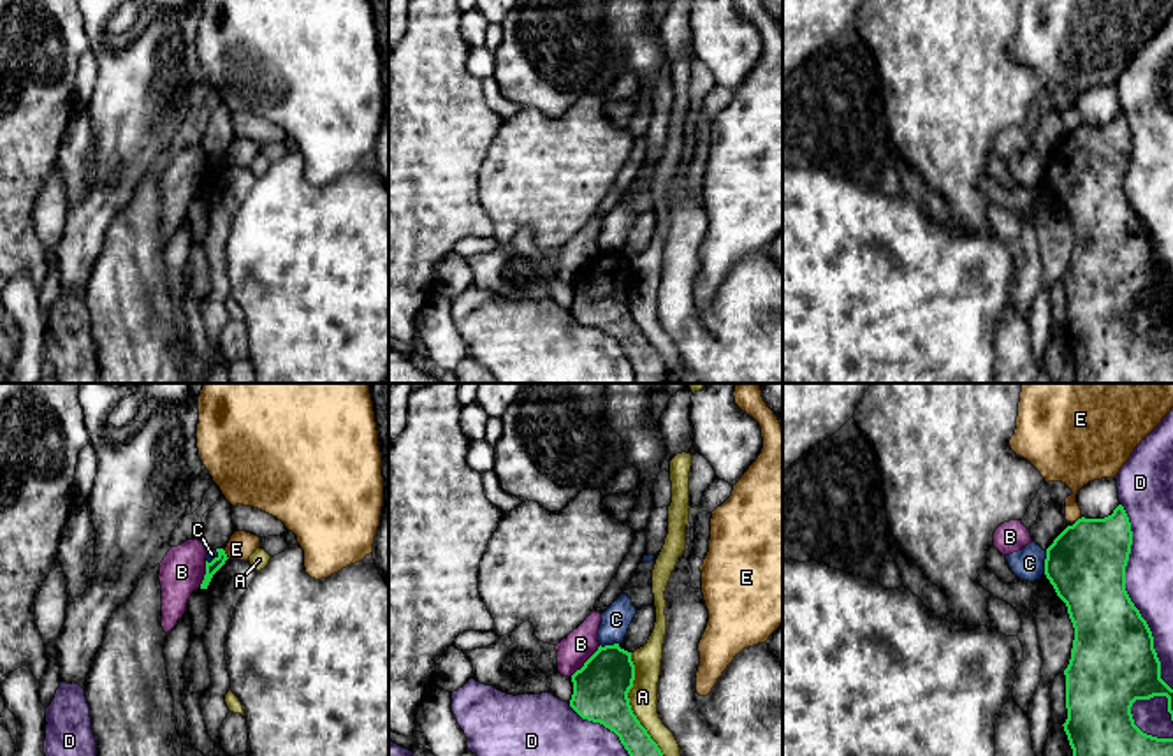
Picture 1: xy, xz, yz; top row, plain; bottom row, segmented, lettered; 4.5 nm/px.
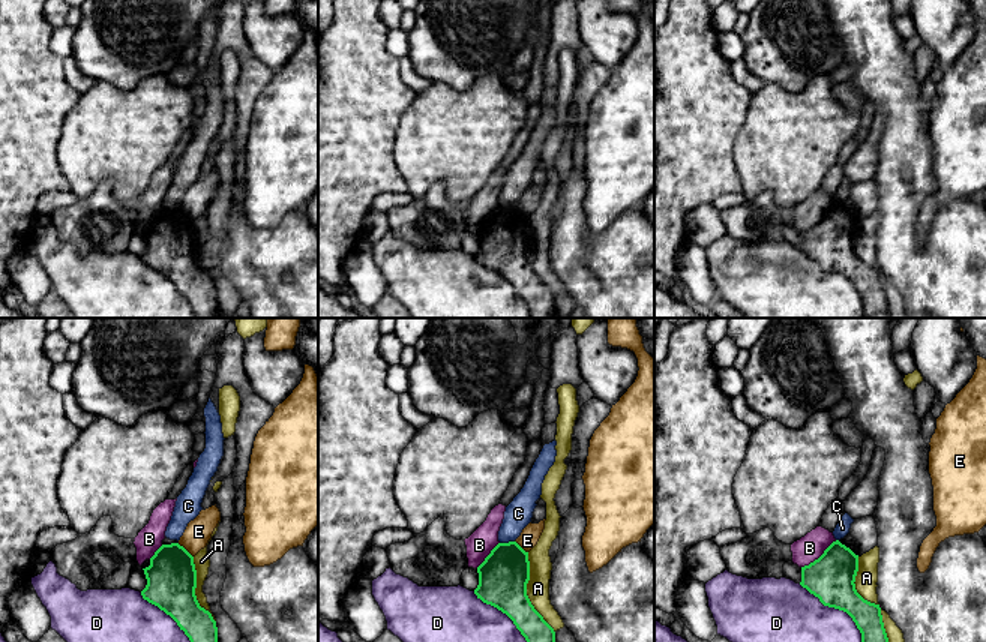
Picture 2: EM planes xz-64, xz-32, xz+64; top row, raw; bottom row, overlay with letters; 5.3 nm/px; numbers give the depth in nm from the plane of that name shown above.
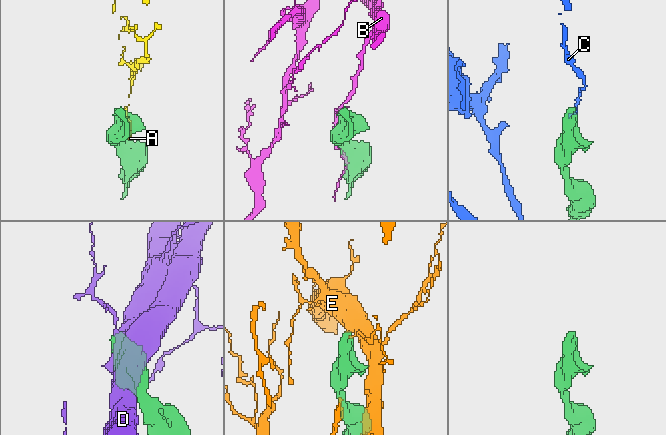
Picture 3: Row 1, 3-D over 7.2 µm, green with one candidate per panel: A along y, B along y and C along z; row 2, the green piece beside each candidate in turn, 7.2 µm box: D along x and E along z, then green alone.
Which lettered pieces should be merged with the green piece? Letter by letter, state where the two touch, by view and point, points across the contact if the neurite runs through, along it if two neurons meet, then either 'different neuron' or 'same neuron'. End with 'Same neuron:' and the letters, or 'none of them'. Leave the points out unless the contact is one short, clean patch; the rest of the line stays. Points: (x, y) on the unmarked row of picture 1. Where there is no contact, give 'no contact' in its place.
A: contact xz (633, 320); different neuron
B: contact xz (586, 268); different neuron
C: contact yz (1045, 167); different neuron
D: contact yz (1128, 203); different neuron
E: contact xy (225, 160); border xy (222, 155), (229, 164); different neuron
Same neuron: none of them

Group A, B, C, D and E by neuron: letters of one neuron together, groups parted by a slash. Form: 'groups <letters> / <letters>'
groups A / B / C / D / E

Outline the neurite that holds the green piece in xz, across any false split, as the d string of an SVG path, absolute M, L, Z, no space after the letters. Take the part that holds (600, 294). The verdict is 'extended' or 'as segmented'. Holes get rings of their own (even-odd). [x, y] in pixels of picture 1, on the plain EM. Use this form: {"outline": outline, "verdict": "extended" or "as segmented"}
{"outline": "M619 250L598 257L572 281L570 313L582 323L614 338L633 371L635 383L668 383L667 366L631 316L628 299L633 294L631 258Z", "verdict": "as segmented"}

